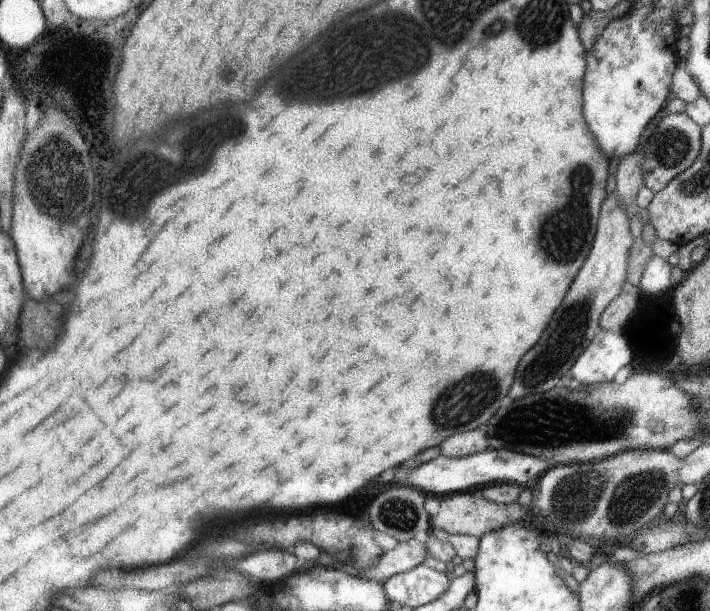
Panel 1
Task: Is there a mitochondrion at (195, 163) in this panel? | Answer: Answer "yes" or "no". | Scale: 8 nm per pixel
yes

